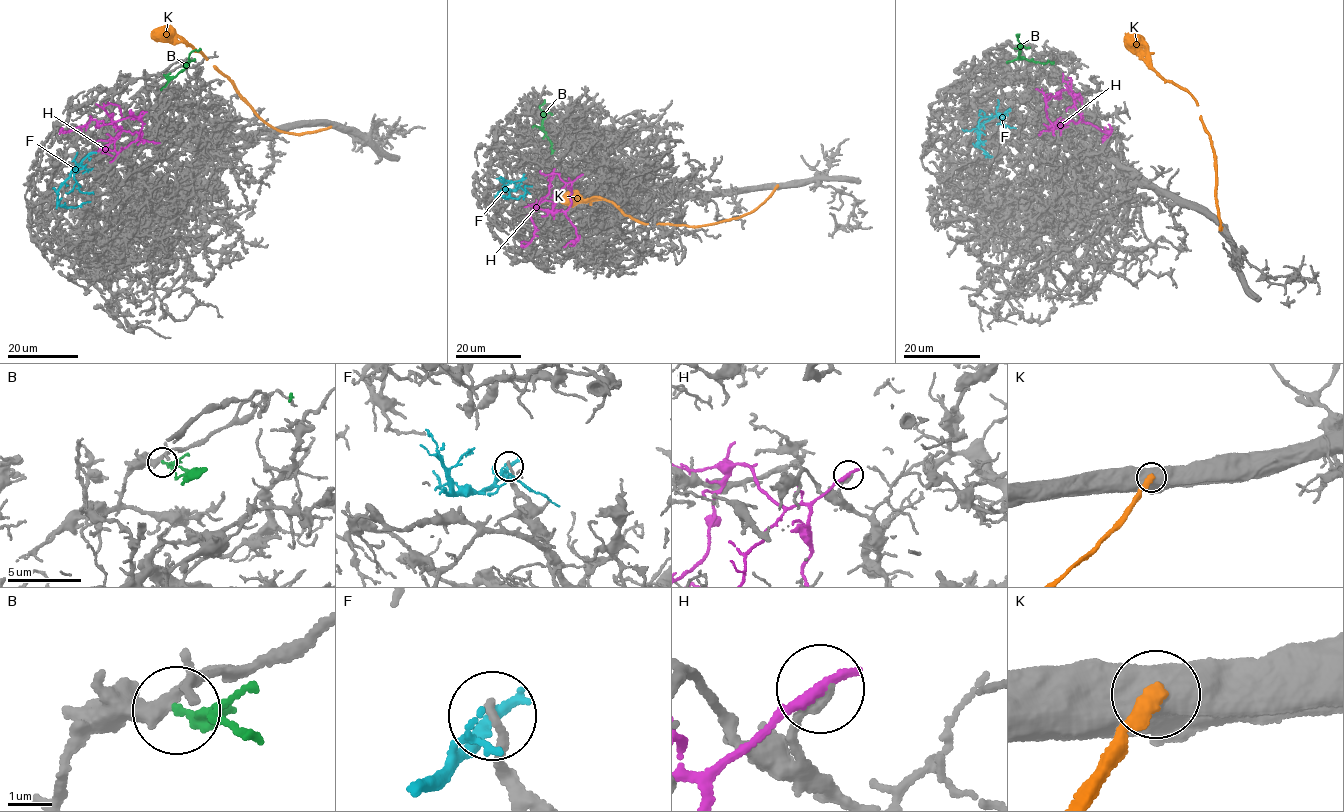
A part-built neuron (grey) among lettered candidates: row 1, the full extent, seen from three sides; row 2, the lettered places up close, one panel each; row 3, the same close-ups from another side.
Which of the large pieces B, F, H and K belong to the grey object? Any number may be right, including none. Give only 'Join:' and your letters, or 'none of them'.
Join: none of them

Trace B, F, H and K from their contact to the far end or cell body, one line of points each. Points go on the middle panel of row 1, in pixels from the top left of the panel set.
B: (551, 153), (550, 141), (542, 124), (544, 112), (539, 107), (544, 99)
F: (518, 185), (512, 190), (501, 190), (498, 194), (516, 199), (524, 195), (525, 187), (532, 185)
H: (580, 176), (566, 182), (556, 173), (553, 176), (548, 193), (531, 211), (534, 235), (530, 242), (520, 242)
K: (777, 186), (755, 209), (721, 221), (691, 226), (638, 222), (603, 198), (559, 198)

